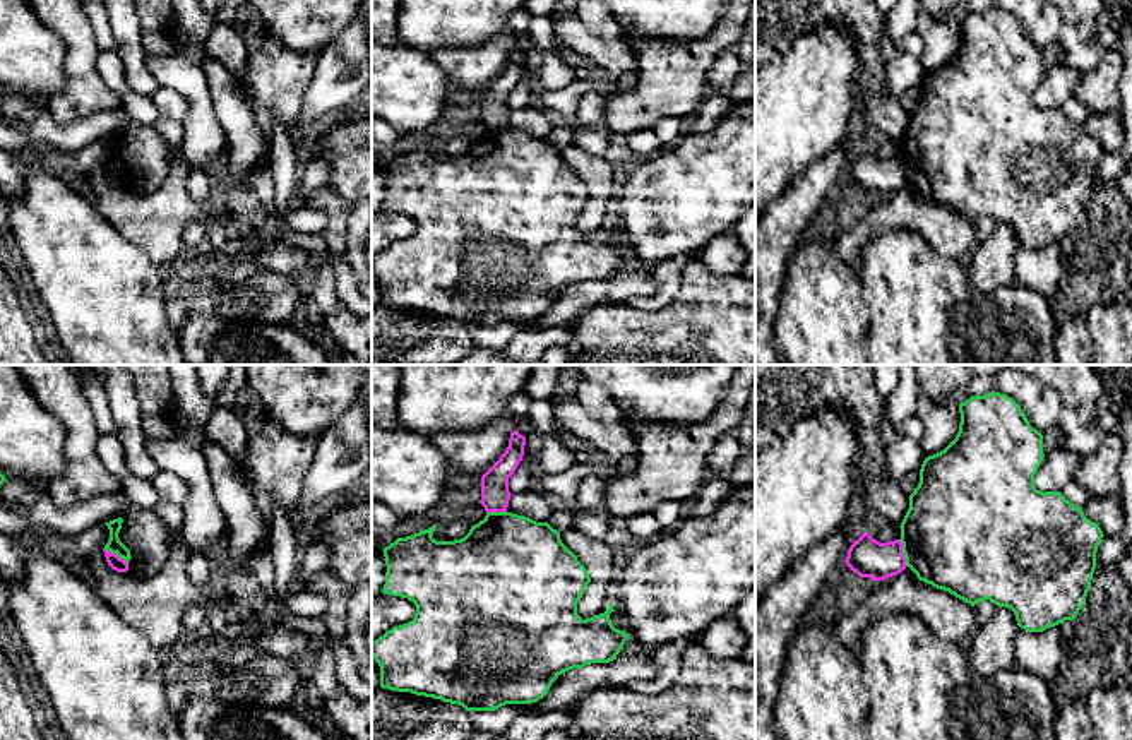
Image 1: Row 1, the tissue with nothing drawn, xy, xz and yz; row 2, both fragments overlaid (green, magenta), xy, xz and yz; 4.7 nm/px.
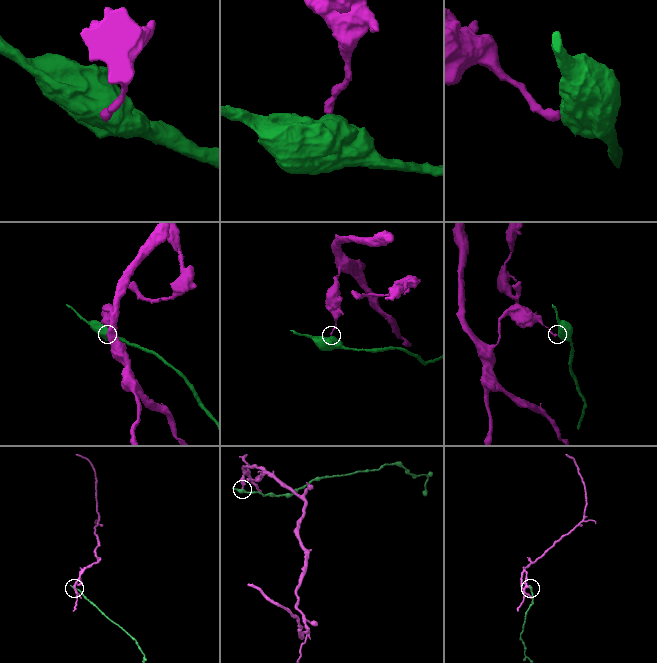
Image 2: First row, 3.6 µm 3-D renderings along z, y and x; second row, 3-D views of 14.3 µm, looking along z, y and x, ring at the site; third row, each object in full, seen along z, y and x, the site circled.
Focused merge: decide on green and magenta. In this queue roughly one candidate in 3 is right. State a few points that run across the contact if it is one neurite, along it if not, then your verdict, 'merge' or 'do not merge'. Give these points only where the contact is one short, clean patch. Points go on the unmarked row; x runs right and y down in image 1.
line yz (899, 156), (908, 182); do not merge

